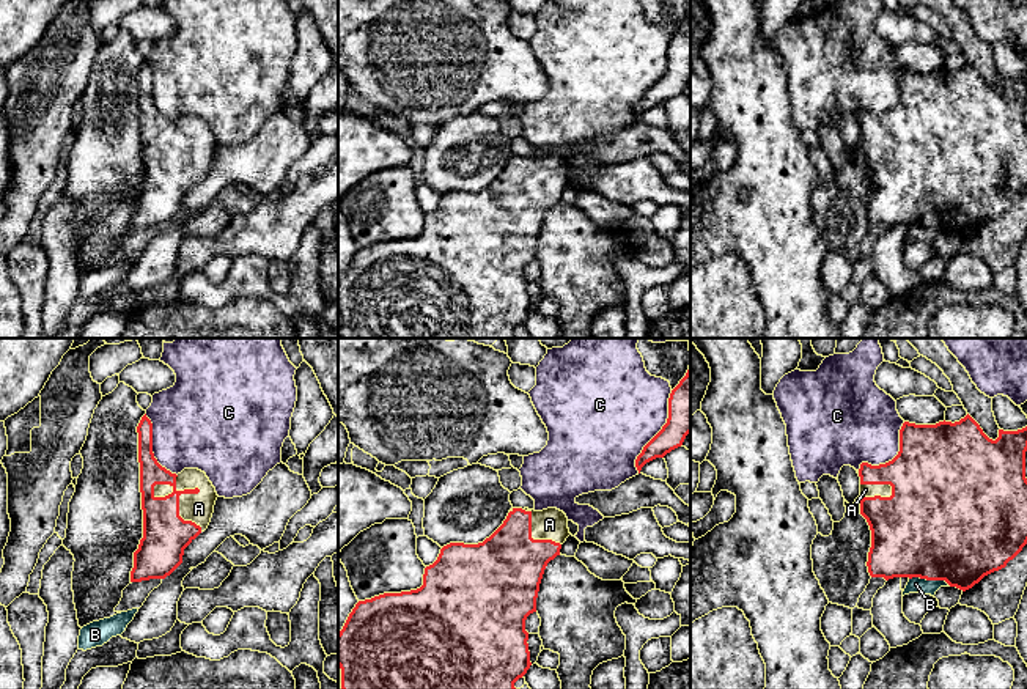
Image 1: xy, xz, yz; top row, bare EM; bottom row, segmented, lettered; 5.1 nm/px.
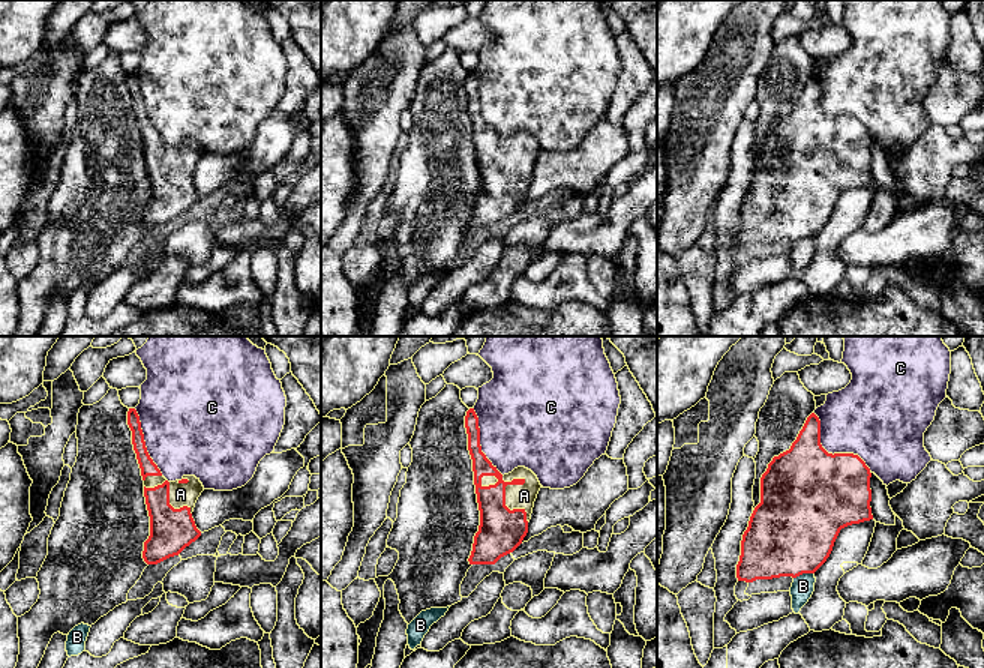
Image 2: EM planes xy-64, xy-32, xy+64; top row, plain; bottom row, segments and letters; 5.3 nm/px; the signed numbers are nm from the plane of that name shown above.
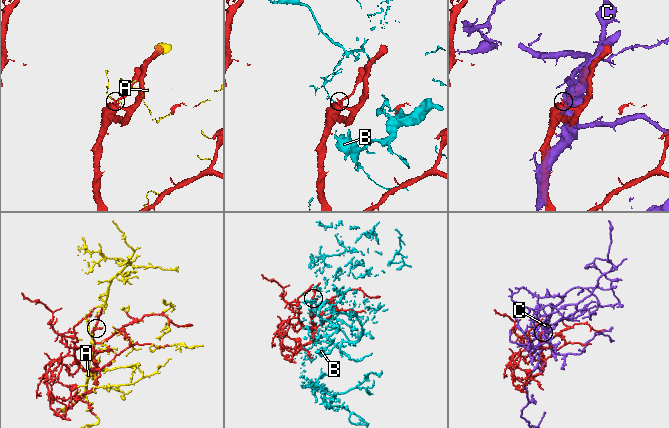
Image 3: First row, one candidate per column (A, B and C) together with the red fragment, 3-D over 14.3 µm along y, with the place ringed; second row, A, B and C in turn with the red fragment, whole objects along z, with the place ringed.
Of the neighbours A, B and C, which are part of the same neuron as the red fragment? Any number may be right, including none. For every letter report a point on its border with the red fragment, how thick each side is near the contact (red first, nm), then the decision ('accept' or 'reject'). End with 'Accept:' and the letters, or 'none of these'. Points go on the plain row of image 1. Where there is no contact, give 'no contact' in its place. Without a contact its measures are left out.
A: xy (178, 150) | 240/150 nm | accept
B: yz (930, 227) | 500/80 nm | reject
C: xz (659, 79) | 220/480 nm | reject
Accept: A

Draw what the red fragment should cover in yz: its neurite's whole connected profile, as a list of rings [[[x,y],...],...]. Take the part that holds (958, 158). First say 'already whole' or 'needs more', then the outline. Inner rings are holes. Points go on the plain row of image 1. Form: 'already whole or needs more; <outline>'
needs more; [[[967,61],[959,69],[939,69],[936,72],[915,72],[904,69],[900,77],[900,99],[898,102],[879,113],[862,110],[859,116],[860,124],[860,162],[867,167],[871,178],[871,195],[868,200],[868,220],[871,225],[920,225],[926,228],[945,228],[950,234],[963,239],[972,236],[985,223],[999,219],[1013,208],[1027,192],[1027,126],[1025,126],[1025,99],[1027,99],[1027,74],[1018,79],[999,77],[996,88],[989,87],[980,72]]]

